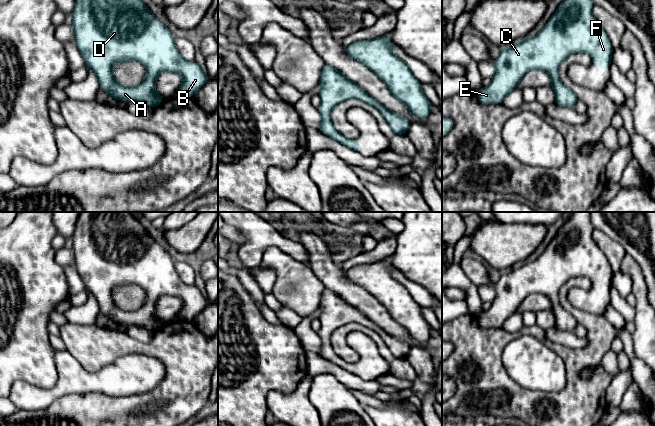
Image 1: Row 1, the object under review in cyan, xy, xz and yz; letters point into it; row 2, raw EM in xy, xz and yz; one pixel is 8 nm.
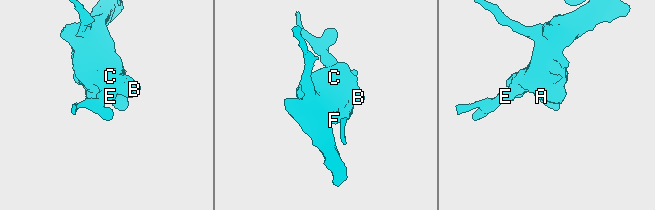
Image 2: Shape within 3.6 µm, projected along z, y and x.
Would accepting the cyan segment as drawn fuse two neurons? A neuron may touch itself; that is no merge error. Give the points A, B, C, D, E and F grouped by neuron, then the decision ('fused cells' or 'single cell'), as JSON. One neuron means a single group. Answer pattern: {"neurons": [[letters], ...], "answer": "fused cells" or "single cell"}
{"neurons": [["A", "B", "C", "D", "E", "F"]], "answer": "single cell"}

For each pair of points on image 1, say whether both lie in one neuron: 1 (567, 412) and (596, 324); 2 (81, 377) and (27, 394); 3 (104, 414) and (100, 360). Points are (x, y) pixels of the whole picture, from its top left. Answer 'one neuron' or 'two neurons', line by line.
1: one neuron
2: one neuron
3: one neuron

